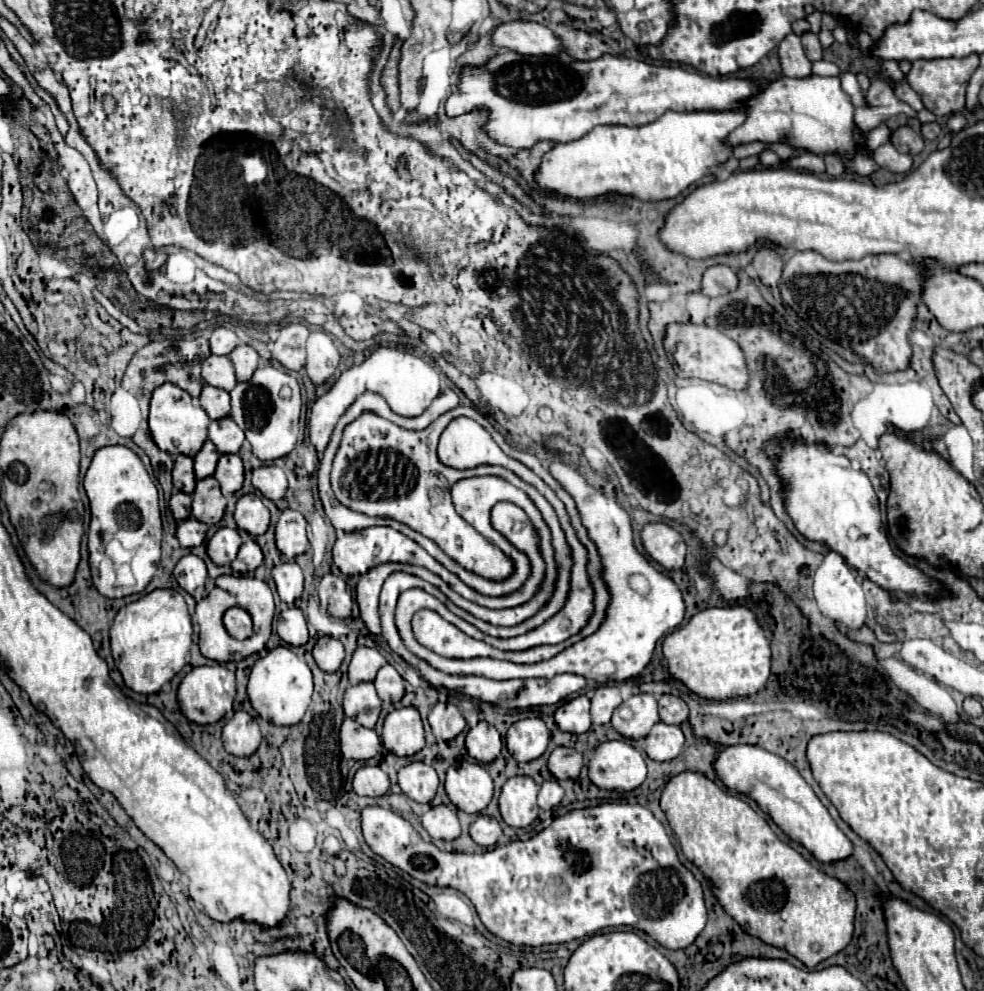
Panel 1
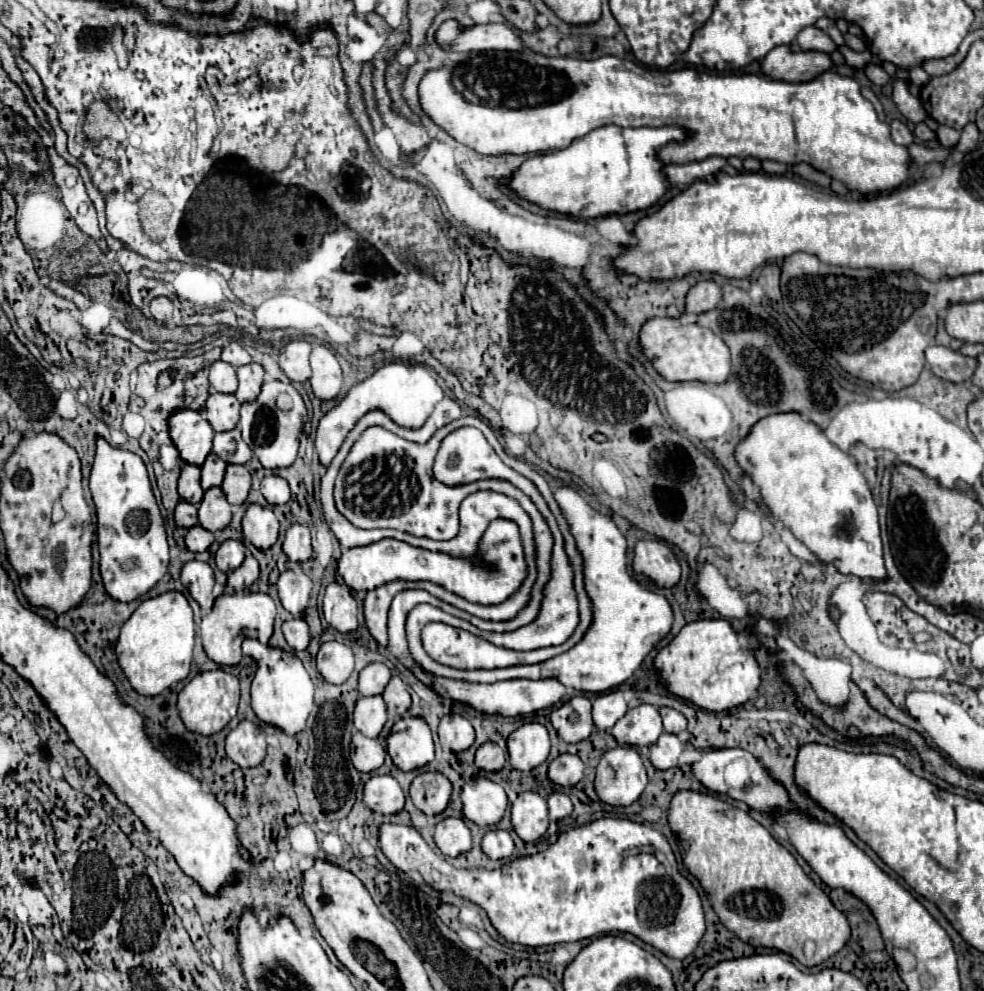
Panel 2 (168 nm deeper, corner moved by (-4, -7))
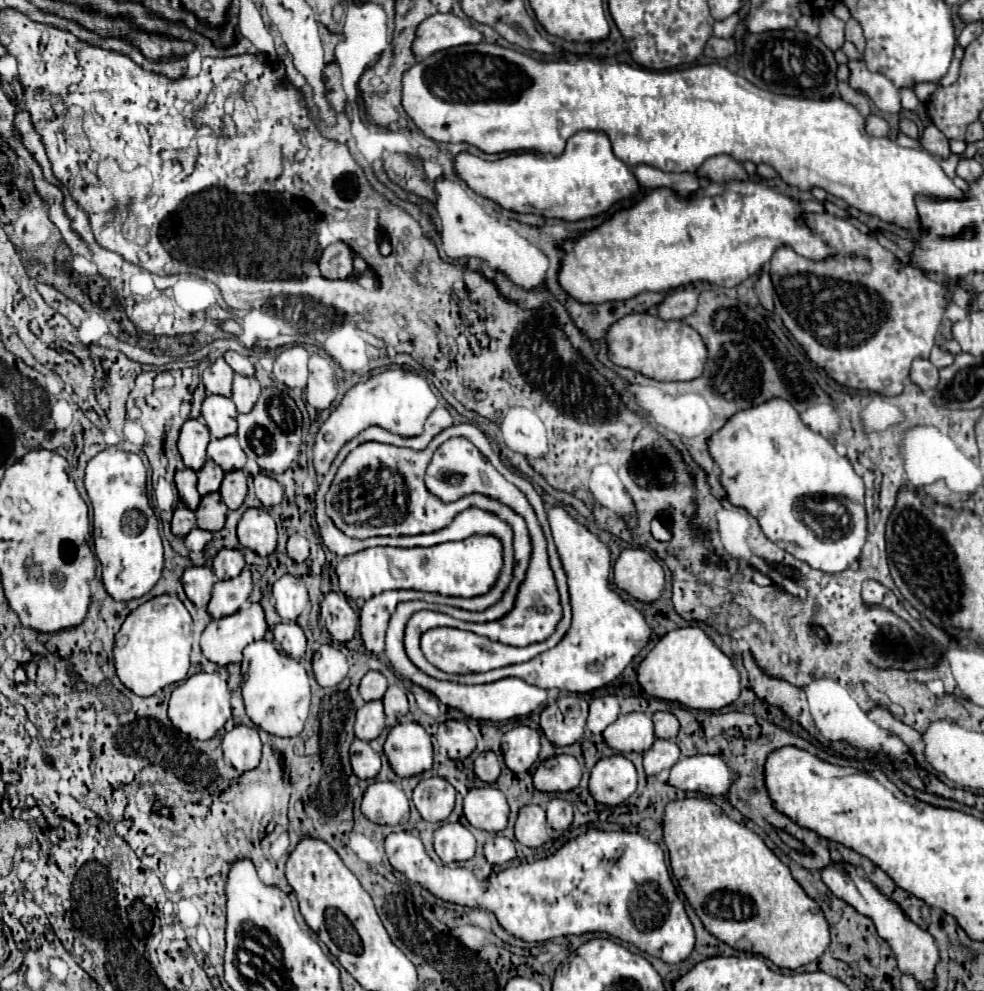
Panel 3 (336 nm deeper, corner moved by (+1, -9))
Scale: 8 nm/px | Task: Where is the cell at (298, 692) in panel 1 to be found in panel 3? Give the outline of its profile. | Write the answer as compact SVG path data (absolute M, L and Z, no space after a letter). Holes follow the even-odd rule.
M256 640L244 648L242 698L248 718L274 736L296 736L304 728L310 710L310 682L304 666L290 656L284 658L272 642Z

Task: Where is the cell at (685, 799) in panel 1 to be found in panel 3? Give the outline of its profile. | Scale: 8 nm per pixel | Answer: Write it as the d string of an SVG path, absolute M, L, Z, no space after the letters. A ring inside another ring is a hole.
M684 798L670 802L664 814L664 842L670 852L672 874L712 936L726 942L734 950L760 954L778 968L788 970L810 964L824 954L830 944L830 928L820 906L802 890L802 886L792 878L788 866L774 856L764 840L746 826L730 820L720 806L706 798Z

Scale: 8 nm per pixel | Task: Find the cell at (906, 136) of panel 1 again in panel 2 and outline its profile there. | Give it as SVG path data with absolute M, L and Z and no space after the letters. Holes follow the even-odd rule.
M893 120L891 122L891 136L893 136L893 142L895 144L901 144L901 146L909 146L913 144L913 134L909 132L909 128L899 122L899 120Z

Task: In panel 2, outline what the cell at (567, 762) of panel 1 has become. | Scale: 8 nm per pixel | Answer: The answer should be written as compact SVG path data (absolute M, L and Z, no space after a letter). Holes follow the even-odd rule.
M561 754L549 764L549 780L559 786L575 786L583 778L583 762L579 756Z

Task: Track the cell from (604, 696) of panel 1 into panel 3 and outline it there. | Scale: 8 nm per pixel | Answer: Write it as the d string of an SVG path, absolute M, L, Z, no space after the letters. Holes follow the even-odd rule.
M616 696L594 698L590 702L590 716L588 716L588 730L600 734L606 726L610 726L620 714L620 706Z

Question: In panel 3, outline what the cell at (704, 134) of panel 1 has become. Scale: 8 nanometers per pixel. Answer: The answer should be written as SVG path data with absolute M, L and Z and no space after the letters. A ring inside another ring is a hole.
M602 132L574 134L566 144L564 154L556 158L552 154L518 152L490 162L470 152L460 152L454 158L454 172L468 184L470 190L500 204L504 210L558 220L596 216L608 210L614 202L636 194L640 188L632 170L612 154L610 140Z

